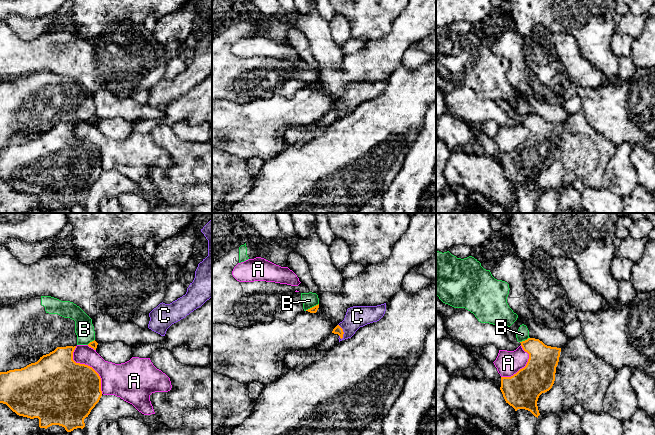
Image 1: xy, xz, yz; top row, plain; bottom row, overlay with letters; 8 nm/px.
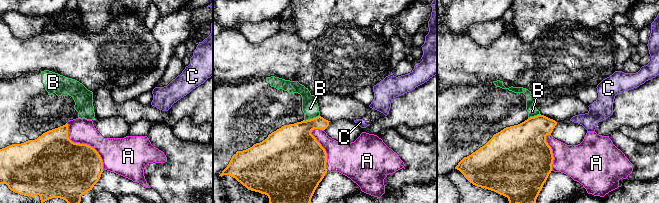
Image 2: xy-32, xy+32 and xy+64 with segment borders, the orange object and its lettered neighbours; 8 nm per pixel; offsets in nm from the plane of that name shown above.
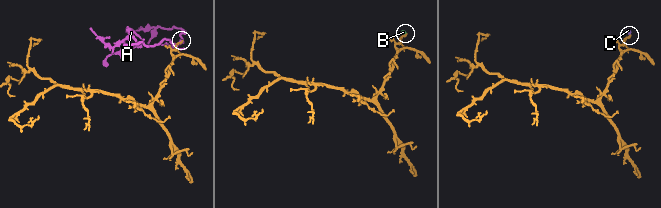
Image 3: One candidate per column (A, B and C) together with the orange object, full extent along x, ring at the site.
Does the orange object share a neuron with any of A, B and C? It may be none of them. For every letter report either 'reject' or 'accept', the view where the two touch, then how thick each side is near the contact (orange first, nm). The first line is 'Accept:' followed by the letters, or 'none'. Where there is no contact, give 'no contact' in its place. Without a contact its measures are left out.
Accept: C
A: reject; meets orange in xy; 460 nm thick on the orange side, 260 nm on the other
B: reject; meets orange in xz; 50 nm thick on the orange side, 120 nm on the other
C: accept; meets orange in xz; 70 nm thick on the orange side, 180 nm on the other

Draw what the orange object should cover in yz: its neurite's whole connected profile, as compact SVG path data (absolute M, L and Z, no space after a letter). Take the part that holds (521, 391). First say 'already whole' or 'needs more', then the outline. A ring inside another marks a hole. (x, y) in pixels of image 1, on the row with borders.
already whole; M535 338L520 343L529 354L528 362L513 376L501 377L500 390L506 403L515 411L525 409L538 418L537 401L554 384L561 348L547 346Z

